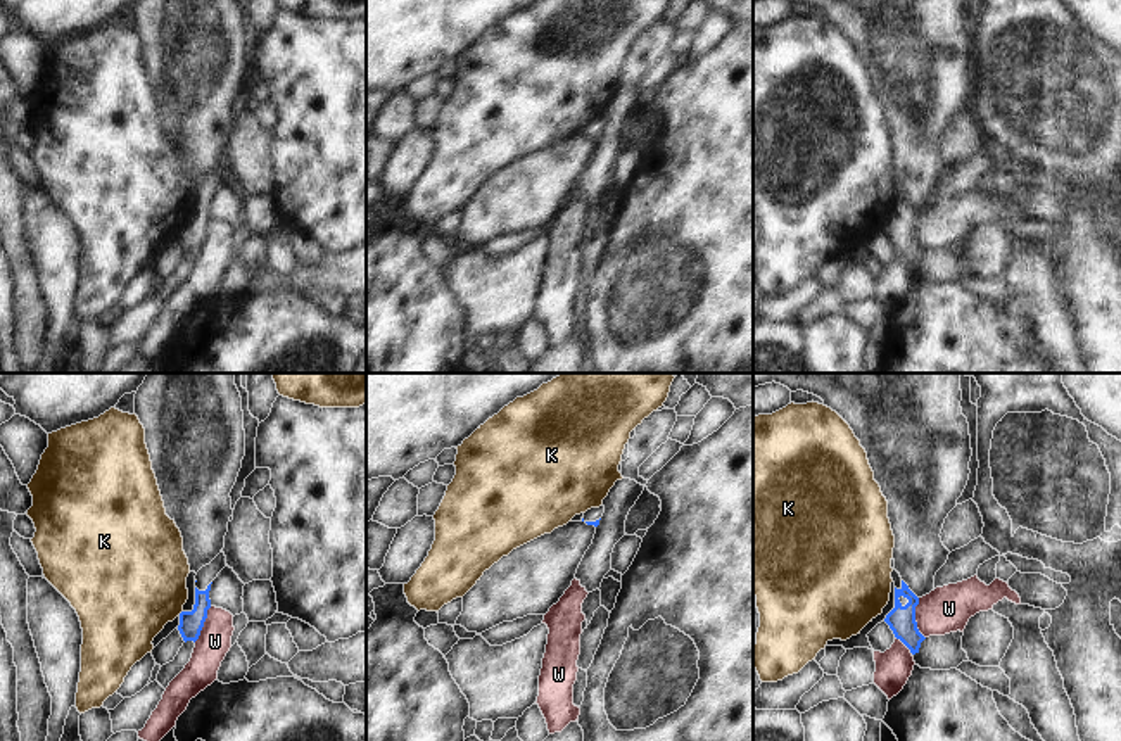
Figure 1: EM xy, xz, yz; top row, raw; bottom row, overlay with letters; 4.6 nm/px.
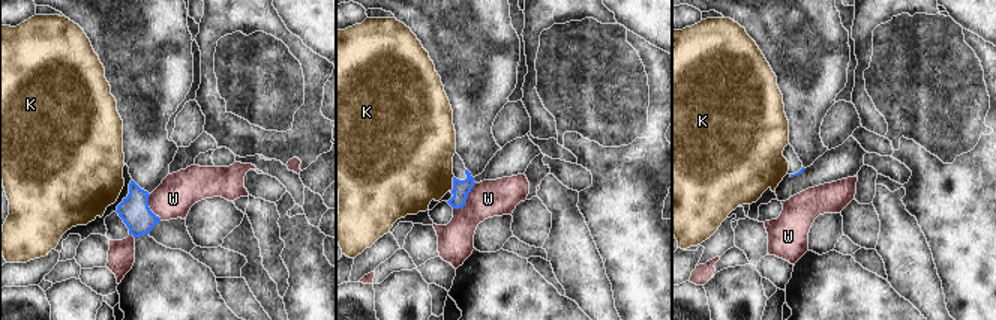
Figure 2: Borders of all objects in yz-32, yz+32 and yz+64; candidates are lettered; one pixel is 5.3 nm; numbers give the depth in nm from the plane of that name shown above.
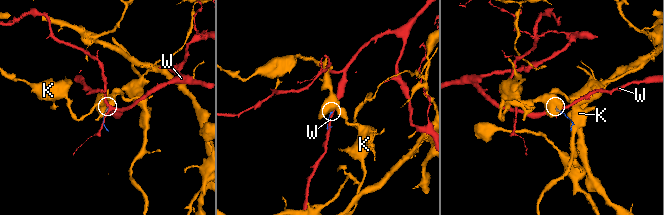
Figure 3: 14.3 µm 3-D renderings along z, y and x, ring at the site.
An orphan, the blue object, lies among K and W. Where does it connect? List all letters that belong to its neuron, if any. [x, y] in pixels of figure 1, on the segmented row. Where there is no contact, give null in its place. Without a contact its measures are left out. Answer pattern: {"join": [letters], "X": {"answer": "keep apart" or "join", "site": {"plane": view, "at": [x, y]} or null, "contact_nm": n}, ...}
{"join": [], "K": {"answer": "keep apart", "site": null}, "W": {"answer": "keep apart", "site": {"plane": "yz", "at": [914, 619]}, "contact_nm": 190}}

